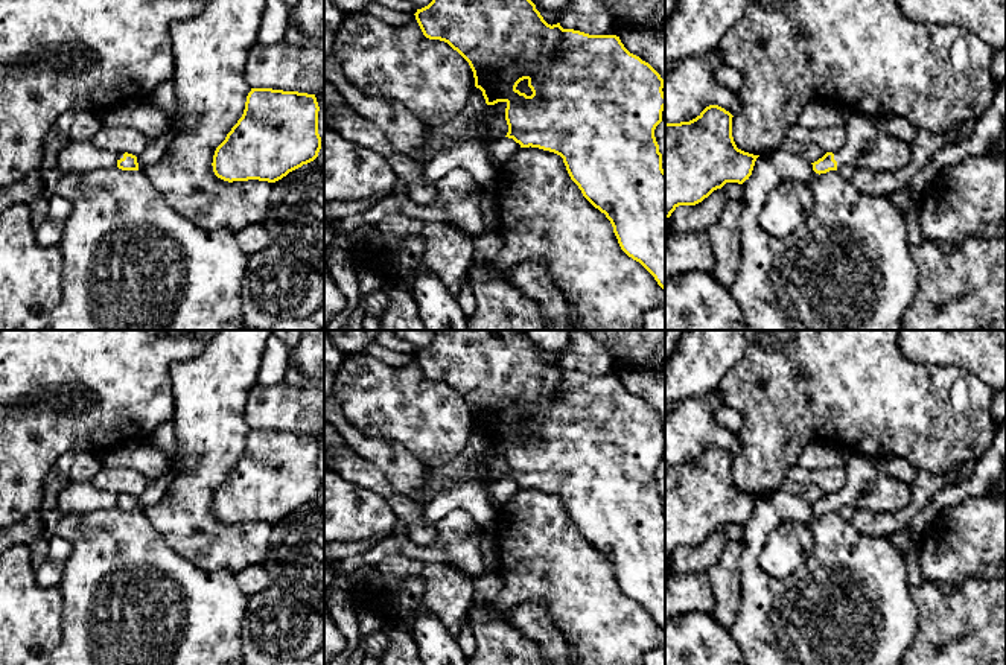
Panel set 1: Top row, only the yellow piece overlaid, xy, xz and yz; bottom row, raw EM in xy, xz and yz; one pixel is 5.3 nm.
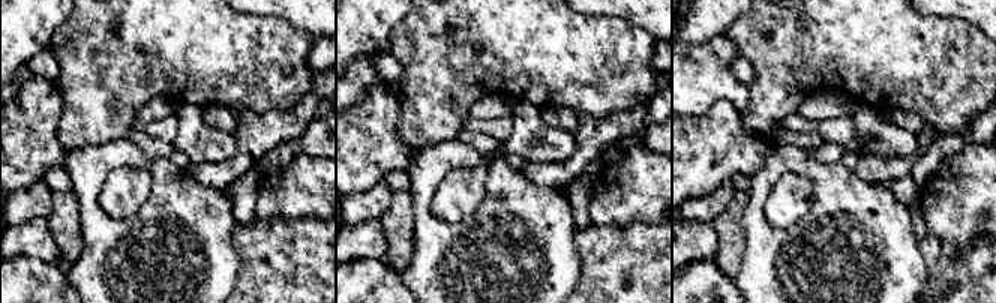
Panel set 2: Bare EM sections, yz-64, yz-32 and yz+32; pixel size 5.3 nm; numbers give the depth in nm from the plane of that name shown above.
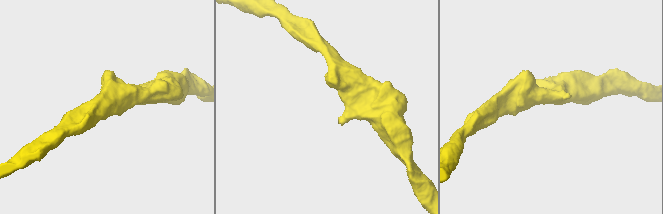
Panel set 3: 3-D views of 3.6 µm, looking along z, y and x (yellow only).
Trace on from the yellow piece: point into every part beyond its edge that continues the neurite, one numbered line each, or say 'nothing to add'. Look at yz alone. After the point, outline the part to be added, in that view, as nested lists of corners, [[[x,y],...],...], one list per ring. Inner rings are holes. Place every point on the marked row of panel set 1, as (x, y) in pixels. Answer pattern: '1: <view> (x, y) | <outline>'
1: yz (866, 145) | [[[849,111],[843,126],[846,143],[832,152],[837,169],[849,164],[878,172],[898,170],[912,160],[910,143],[884,132],[872,117],[860,111]]]

